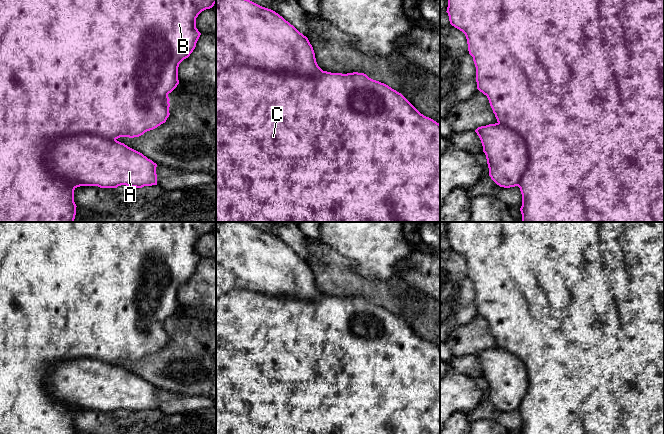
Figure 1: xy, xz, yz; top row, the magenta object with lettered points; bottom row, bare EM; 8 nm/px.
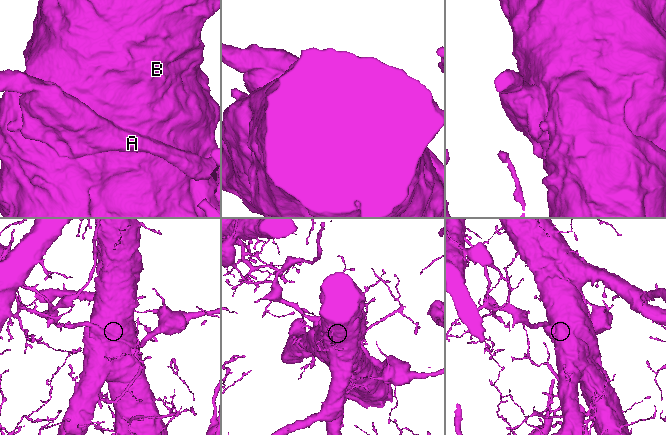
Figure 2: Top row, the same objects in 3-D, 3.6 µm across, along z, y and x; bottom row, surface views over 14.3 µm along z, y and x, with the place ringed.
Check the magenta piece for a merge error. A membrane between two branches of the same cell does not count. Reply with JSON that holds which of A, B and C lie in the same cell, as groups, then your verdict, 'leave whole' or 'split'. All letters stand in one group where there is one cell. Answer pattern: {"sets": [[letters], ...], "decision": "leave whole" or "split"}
{"sets": [["A"], ["B", "C"]], "decision": "split"}

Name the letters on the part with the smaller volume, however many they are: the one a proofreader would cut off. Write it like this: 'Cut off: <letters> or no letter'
Cut off: A

